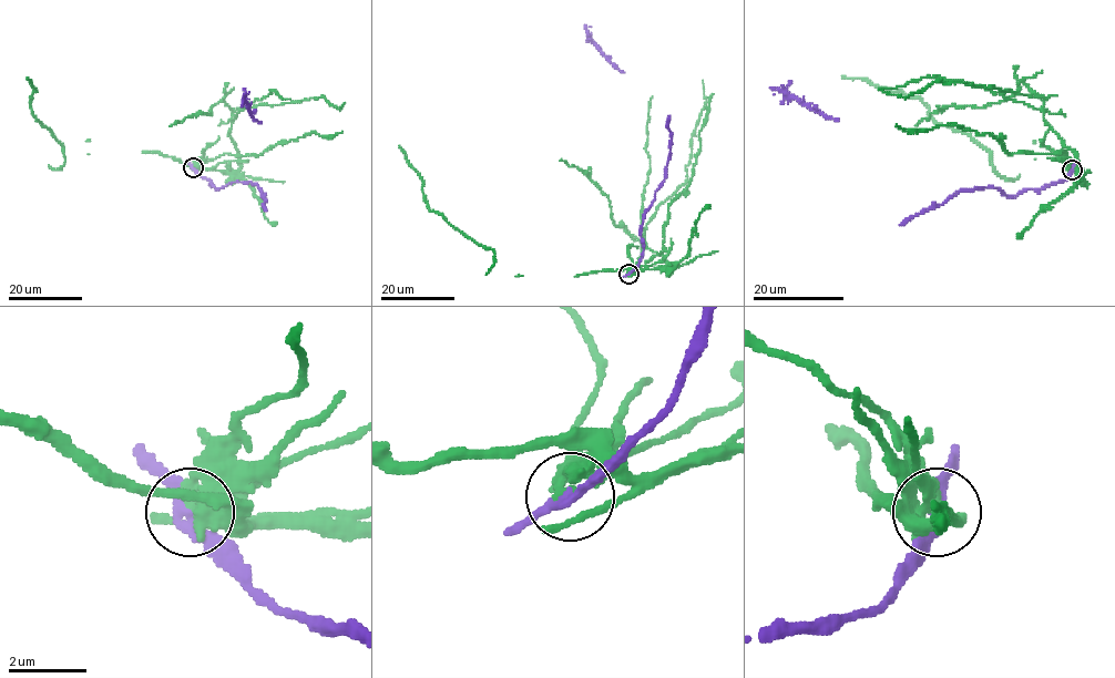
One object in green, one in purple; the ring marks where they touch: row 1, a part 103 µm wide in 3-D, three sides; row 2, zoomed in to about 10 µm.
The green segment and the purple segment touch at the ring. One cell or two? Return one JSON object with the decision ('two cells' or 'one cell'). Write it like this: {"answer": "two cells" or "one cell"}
{"answer": "two cells"}

